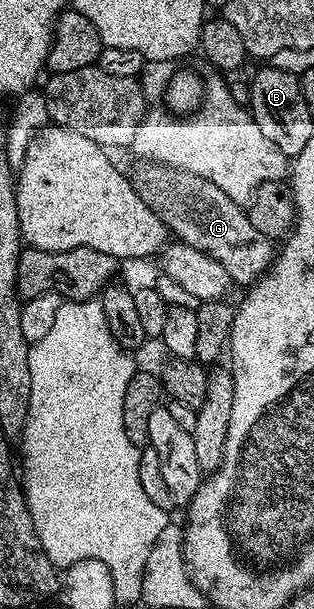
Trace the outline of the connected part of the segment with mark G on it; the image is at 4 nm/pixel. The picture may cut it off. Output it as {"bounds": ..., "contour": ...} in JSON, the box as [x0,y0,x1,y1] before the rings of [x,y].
{"bounds":[136,173,276,287],"contour":[[[174,173],[164,177],[138,179],[136,187],[141,198],[166,225],[167,230],[181,244],[203,251],[220,263],[233,284],[249,287],[269,269],[276,256],[275,244],[260,235],[248,219],[243,206],[232,199],[210,180],[190,174]]]}

